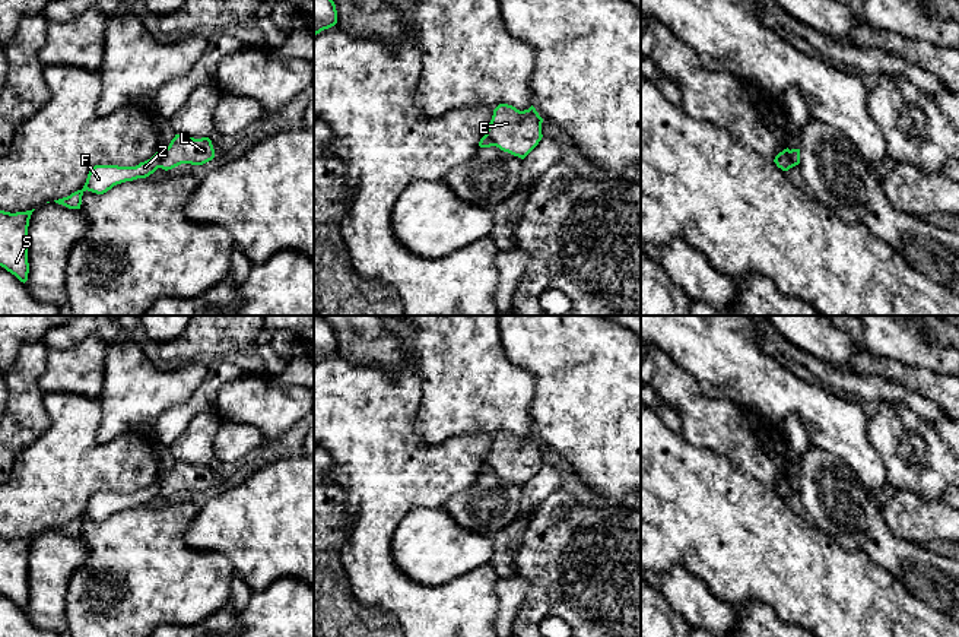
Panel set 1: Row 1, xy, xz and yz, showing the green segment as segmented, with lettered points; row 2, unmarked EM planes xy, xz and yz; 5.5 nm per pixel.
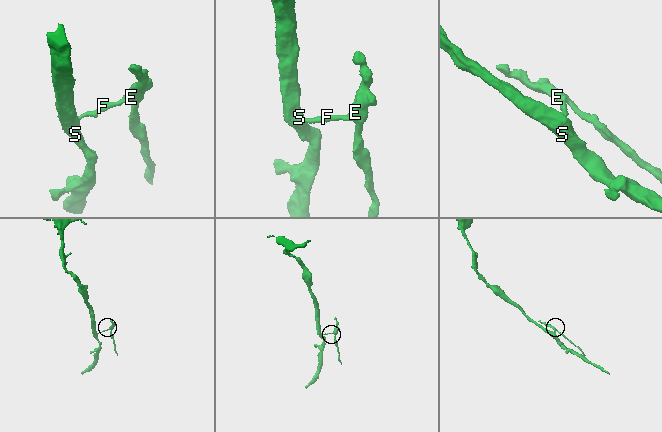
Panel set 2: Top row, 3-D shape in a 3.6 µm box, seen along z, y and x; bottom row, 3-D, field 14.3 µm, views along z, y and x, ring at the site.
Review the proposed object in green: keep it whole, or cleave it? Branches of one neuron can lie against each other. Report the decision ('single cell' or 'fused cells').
fused cells

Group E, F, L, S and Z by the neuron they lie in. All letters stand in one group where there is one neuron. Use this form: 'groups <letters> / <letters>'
groups E L / F S Z

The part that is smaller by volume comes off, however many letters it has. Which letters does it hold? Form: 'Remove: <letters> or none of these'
Remove: E, L

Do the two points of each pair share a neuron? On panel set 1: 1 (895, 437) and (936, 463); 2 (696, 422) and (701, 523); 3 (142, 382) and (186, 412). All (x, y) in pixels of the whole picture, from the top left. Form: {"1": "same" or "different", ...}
{"1": "same", "2": "different", "3": "different"}

